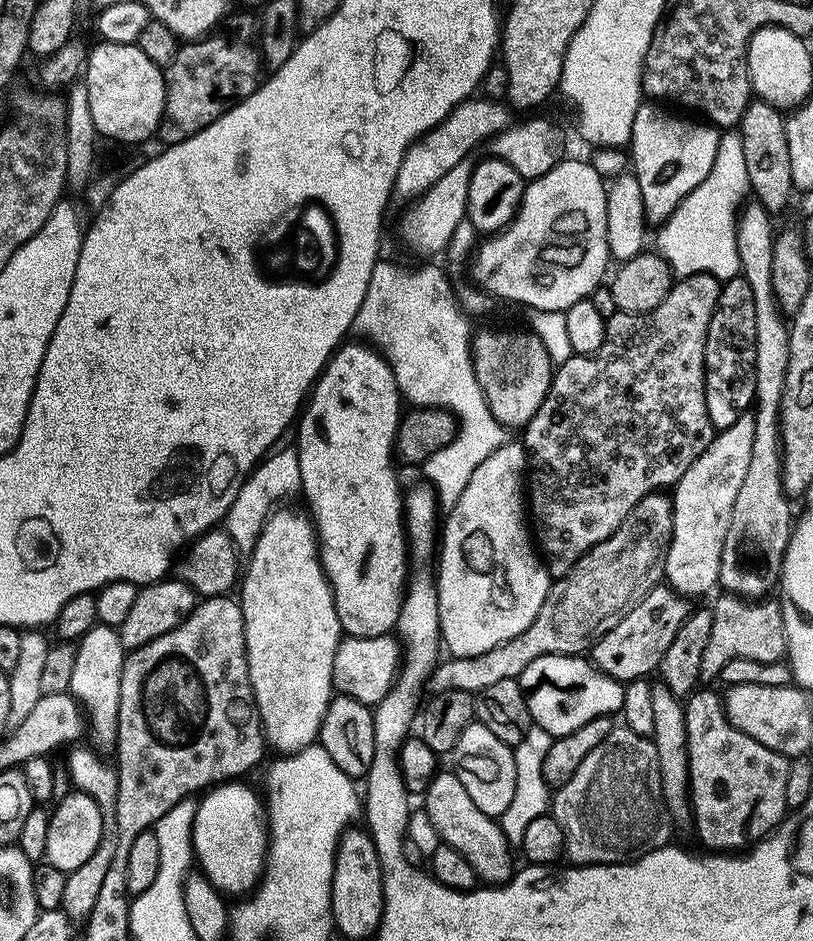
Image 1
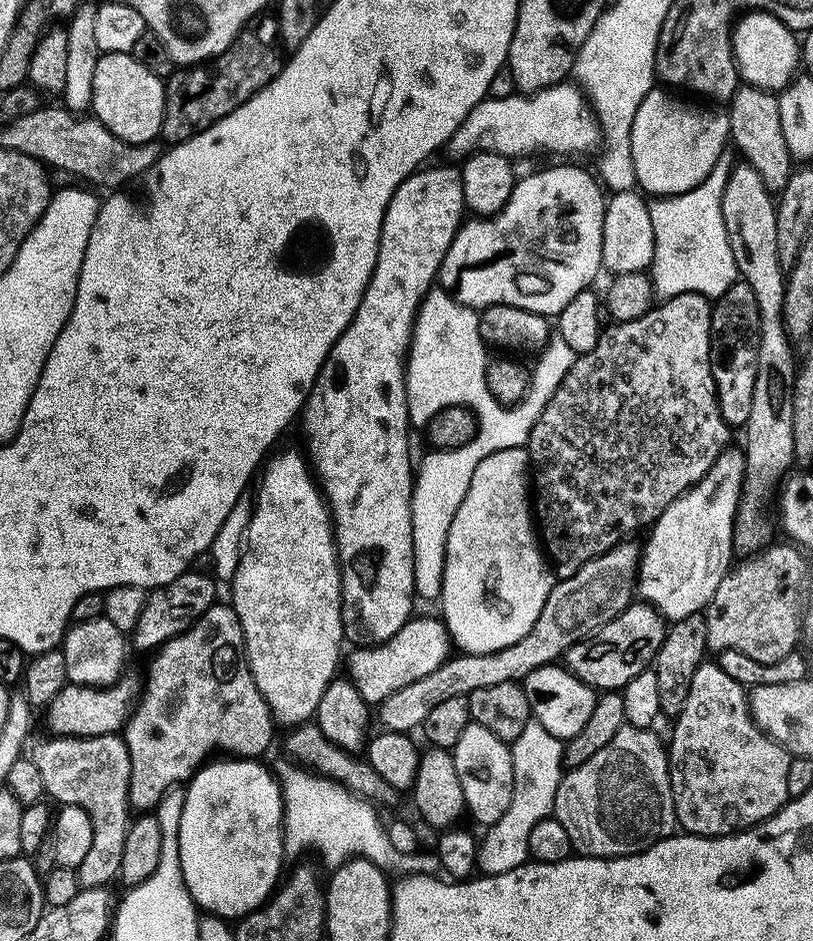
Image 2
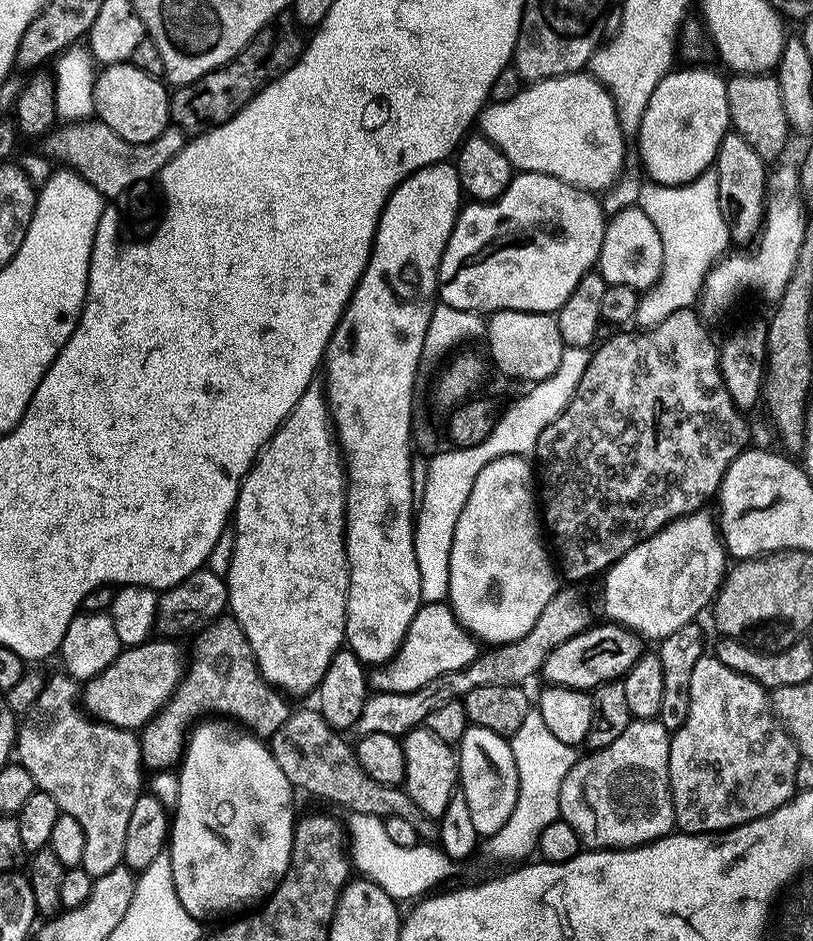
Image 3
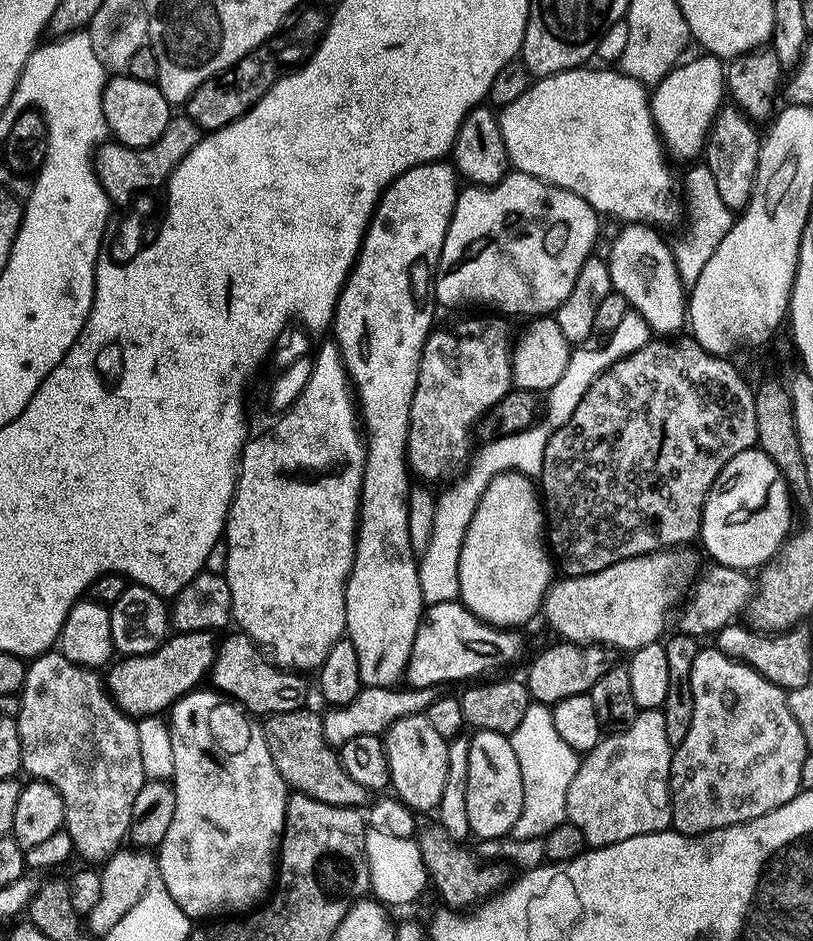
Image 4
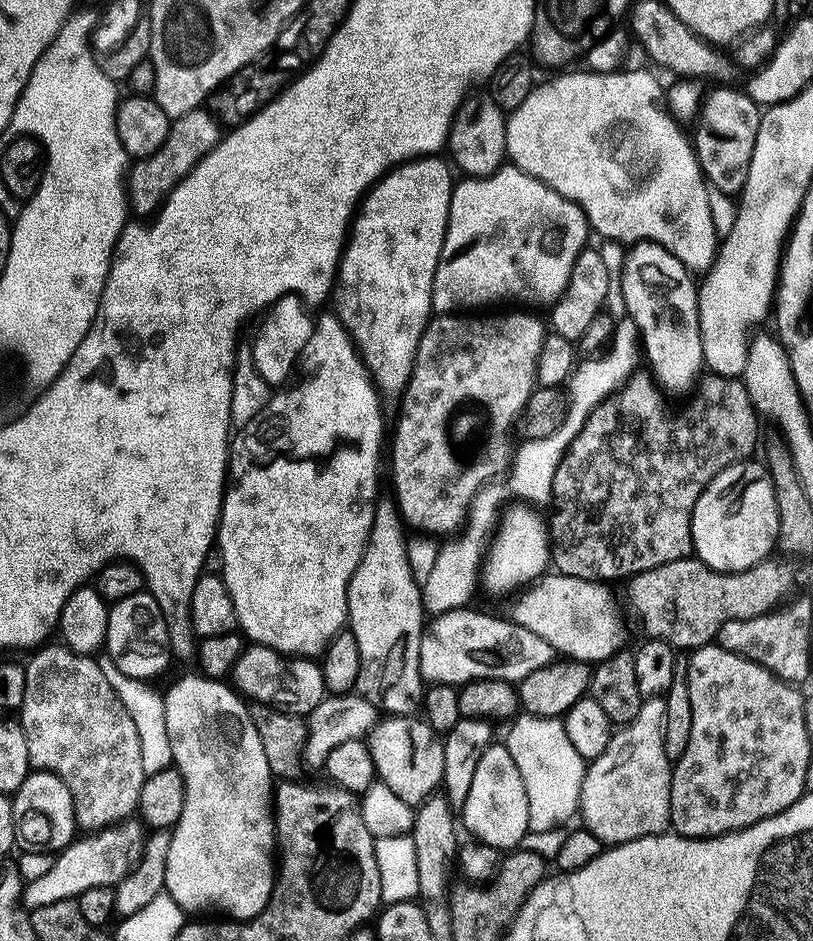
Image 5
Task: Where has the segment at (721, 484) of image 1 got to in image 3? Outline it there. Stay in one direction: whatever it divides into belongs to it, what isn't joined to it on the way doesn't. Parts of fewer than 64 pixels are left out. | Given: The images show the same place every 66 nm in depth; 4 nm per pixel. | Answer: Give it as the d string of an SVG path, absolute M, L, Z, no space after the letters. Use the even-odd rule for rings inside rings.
M703 511L687 516L685 520L674 521L608 569L603 577L605 621L628 628L643 636L645 641L659 642L682 630L682 626L697 623L701 619L699 616L713 607L730 568L730 555L721 539L717 521L711 520L708 515L707 511Z

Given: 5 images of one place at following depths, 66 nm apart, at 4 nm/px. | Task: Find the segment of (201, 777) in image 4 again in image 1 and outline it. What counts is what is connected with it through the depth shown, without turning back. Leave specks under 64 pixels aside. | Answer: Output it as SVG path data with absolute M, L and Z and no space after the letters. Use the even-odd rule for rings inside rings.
M229 782L219 785L207 793L199 801L200 808L193 824L192 845L195 848L195 859L198 868L213 887L223 895L240 896L242 898L254 892L263 879L268 863L268 841L270 833L266 819L266 804L256 797L252 788L247 788L244 782Z

